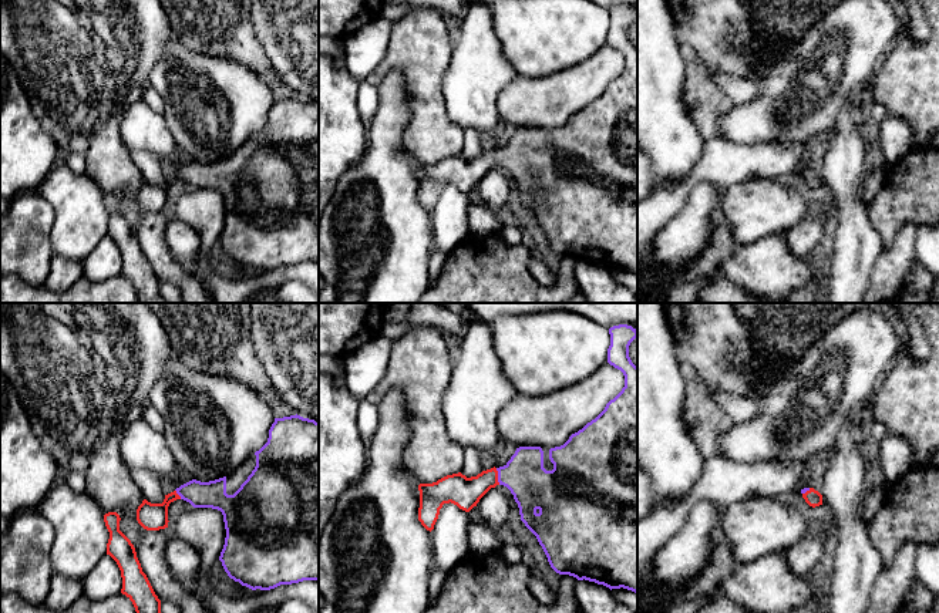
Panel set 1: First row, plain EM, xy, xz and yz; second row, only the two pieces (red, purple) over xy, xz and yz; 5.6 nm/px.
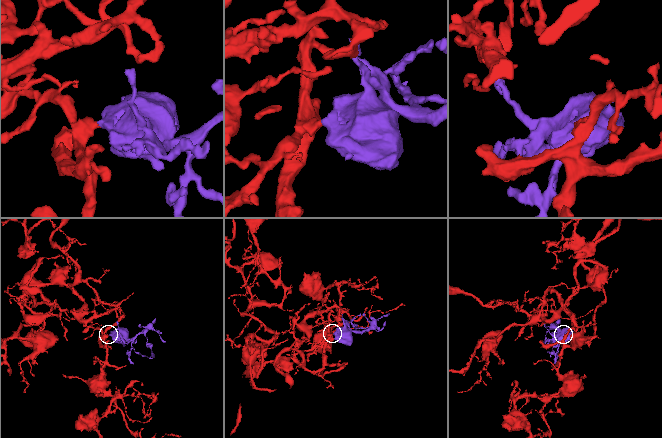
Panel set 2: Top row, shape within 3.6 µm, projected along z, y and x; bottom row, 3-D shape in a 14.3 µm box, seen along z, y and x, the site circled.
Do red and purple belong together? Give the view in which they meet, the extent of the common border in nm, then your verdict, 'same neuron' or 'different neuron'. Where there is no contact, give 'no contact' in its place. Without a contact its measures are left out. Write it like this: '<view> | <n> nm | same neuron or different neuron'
xz | 100 nm | same neuron

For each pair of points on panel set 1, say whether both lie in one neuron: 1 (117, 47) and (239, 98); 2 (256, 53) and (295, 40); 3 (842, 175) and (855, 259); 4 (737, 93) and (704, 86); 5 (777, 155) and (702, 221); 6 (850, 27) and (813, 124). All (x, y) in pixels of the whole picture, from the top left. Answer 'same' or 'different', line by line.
1: different
2: different
3: same
4: different
5: different
6: same

